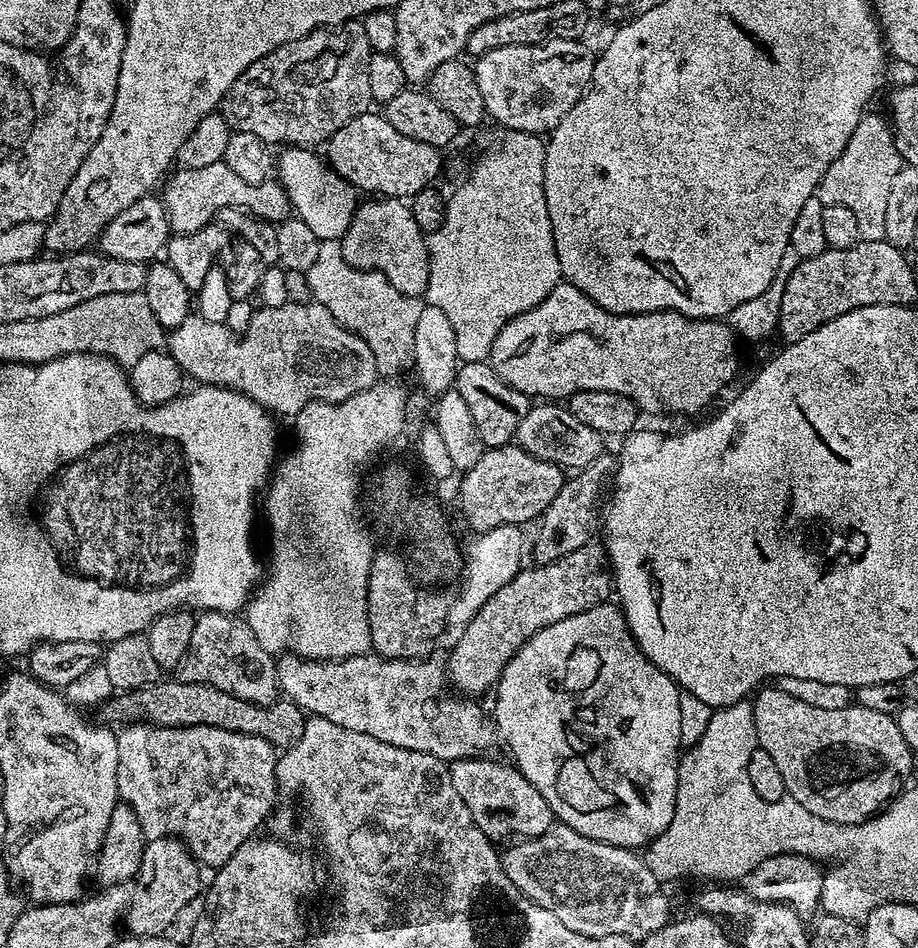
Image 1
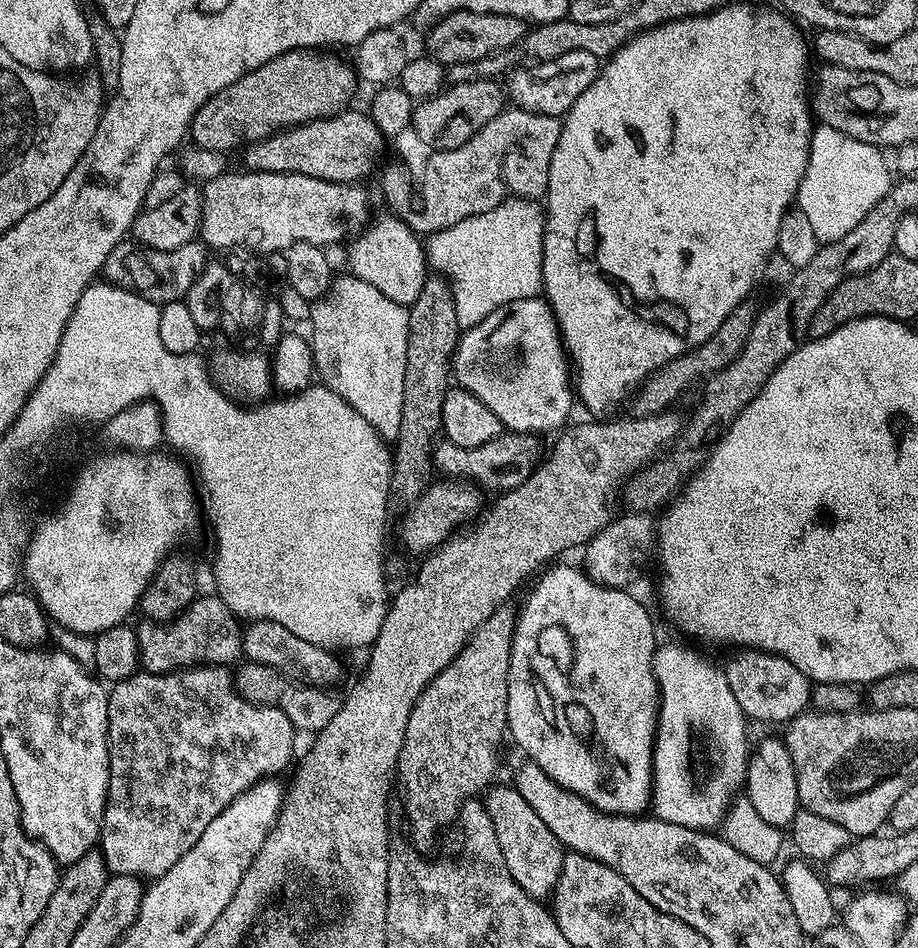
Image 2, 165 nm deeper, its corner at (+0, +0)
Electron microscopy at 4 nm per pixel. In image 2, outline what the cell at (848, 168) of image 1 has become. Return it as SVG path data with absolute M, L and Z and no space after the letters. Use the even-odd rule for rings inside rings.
M813 127L808 147L808 165L800 180L794 200L798 210L806 214L811 229L821 245L832 244L850 234L866 214L887 194L890 187L889 161L877 145L850 138L833 128Z

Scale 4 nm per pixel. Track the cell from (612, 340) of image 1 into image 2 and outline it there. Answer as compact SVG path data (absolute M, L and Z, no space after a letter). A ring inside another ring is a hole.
M533 298L531 300L515 300L504 304L498 310L494 310L482 323L475 324L467 329L459 337L454 353L454 380L461 388L472 392L494 414L498 414L501 425L509 432L523 432L525 434L541 434L556 428L568 416L568 411L574 404L574 388L570 383L570 364L566 359L566 353L562 347L560 330L556 327L556 318L552 315L552 309L548 307L547 300ZM492 336L496 344L502 348L510 348L512 338L512 352L516 352L516 336L520 336L520 352L522 360L520 364L508 364L512 372L516 368L524 368L524 380L516 376L516 380L508 380L508 376L496 376L496 372L504 372L504 364L484 364L480 372L476 372L476 340L480 344L488 345Z

